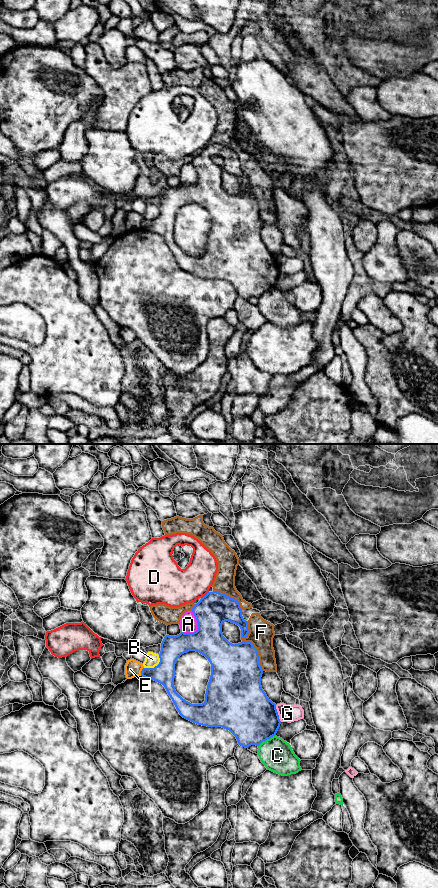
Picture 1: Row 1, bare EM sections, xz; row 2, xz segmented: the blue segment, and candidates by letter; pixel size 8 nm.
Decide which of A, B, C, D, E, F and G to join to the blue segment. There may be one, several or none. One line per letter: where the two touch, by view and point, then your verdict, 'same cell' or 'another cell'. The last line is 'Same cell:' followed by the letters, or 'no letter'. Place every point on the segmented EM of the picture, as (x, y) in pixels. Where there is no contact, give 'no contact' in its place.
A: contact xz (198, 628); another cell
B: contact xz (155, 666); another cell
C: contact xz (266, 739); another cell
D: contact xz (205, 595); another cell
E: contact xz (141, 671); another cell
F: contact xz (257, 652); another cell
G: contact xz (277, 713); another cell
Same cell: no letter

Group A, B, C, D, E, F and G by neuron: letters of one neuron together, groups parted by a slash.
A / B / C / D / E / F / G

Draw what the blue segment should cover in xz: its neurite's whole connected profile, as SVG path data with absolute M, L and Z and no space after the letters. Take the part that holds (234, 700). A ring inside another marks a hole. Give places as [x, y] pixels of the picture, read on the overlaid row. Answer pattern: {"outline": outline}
{"outline": "M213 591L203 596L191 611L196 617L198 630L193 633L181 632L177 636L166 635L161 643L159 664L154 668L143 668L141 676L162 684L183 718L198 725L229 730L242 747L259 746L263 741L276 735L281 721L276 704L262 689L263 670L257 649L251 642L232 644L223 636L222 624L225 621L240 627L241 638L247 637L249 633L248 622L242 616L239 602L223 593ZM189 651L199 652L211 664L211 676L202 704L191 704L186 701L176 692L174 686L177 659Z"}

